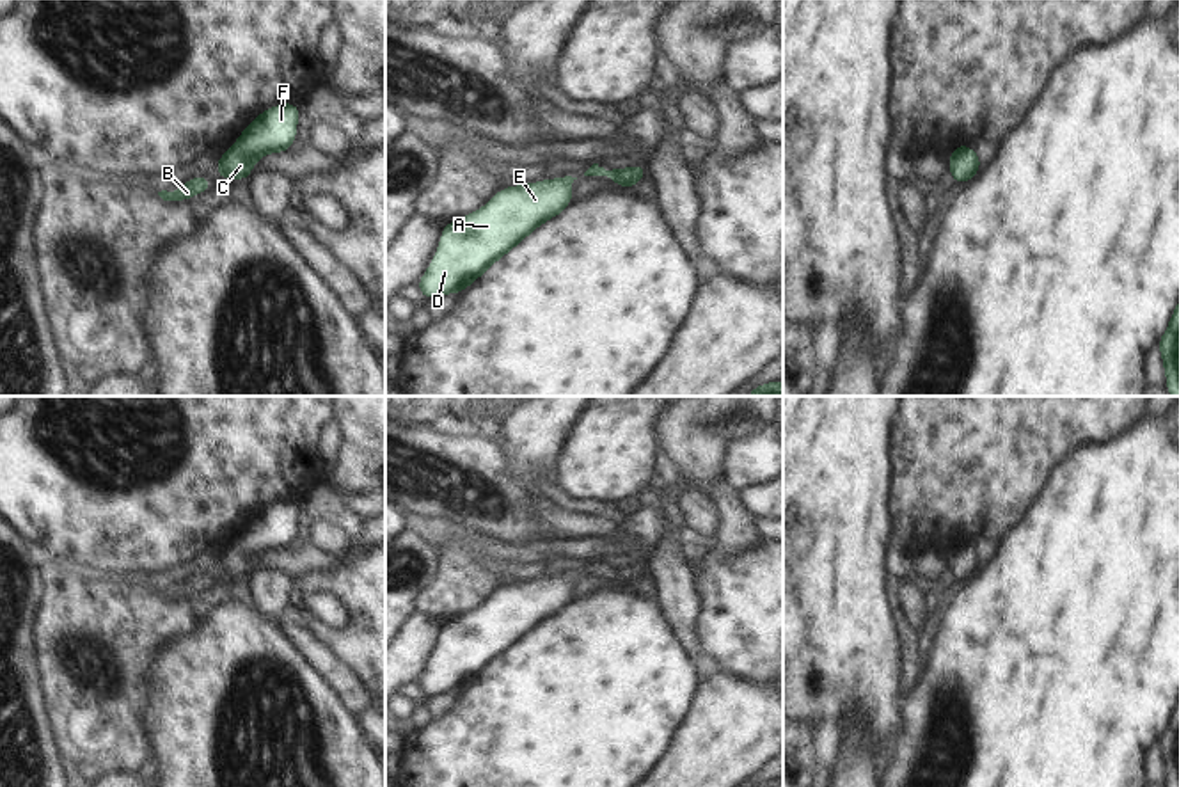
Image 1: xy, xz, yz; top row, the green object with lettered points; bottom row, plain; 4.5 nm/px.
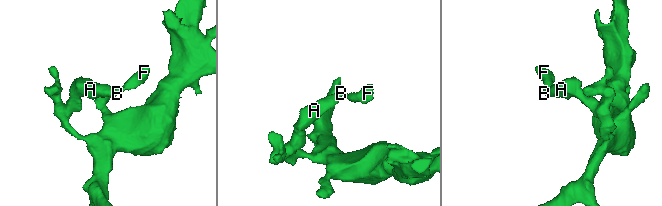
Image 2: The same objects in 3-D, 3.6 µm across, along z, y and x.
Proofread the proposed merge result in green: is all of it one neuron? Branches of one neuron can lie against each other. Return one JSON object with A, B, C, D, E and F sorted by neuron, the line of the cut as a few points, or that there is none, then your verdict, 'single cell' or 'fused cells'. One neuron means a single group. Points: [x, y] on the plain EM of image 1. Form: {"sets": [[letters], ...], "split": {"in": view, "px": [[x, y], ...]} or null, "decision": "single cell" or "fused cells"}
{"sets": [["A", "B", "C", "D", "E", "F"]], "split": null, "decision": "single cell"}

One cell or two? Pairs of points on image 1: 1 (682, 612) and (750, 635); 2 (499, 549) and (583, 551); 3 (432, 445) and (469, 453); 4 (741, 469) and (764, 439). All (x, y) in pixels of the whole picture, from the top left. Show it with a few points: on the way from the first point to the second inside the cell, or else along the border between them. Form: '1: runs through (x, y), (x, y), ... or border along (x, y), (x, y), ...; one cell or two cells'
1: border along (693, 576), (700, 599), (698, 642), (714, 656); two cells
2: runs through (521, 551), (561, 549); one cell
3: runs through (441, 452), (460, 453); one cell
4: runs through (748, 462), (762, 446); one cell

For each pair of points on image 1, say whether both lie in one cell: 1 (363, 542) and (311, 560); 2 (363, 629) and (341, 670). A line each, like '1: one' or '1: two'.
1: one
2: two

